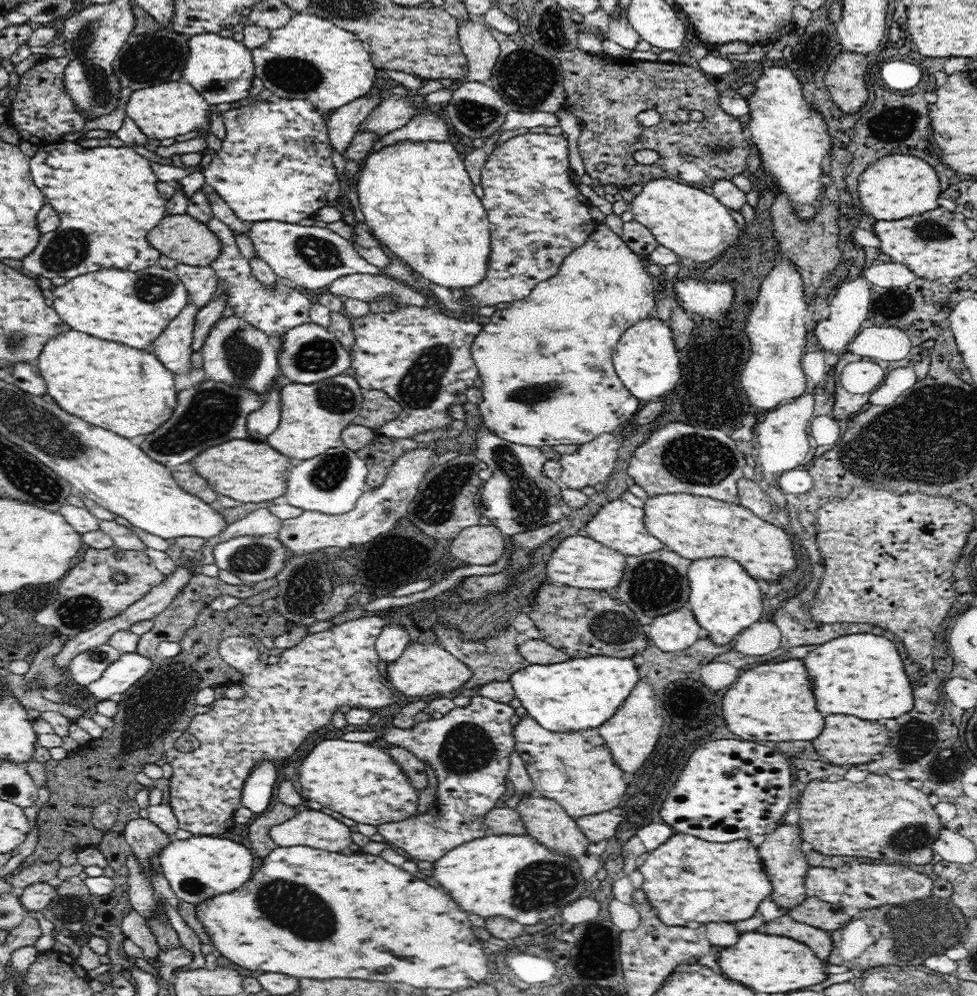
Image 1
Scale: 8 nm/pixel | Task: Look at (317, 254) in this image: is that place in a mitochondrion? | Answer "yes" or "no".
yes

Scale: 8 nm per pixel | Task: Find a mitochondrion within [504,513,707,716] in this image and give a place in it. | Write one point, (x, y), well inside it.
(654, 585)

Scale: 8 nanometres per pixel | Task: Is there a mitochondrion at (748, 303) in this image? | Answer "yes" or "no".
no

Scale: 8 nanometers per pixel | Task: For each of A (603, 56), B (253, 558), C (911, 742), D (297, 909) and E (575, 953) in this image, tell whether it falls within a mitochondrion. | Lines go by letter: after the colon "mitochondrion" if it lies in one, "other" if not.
A: other
B: mitochondrion
C: mitochondrion
D: mitochondrion
E: other

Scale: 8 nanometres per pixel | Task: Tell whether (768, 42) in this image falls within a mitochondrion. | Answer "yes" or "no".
no

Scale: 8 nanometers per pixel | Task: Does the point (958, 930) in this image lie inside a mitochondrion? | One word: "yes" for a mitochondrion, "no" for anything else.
yes

